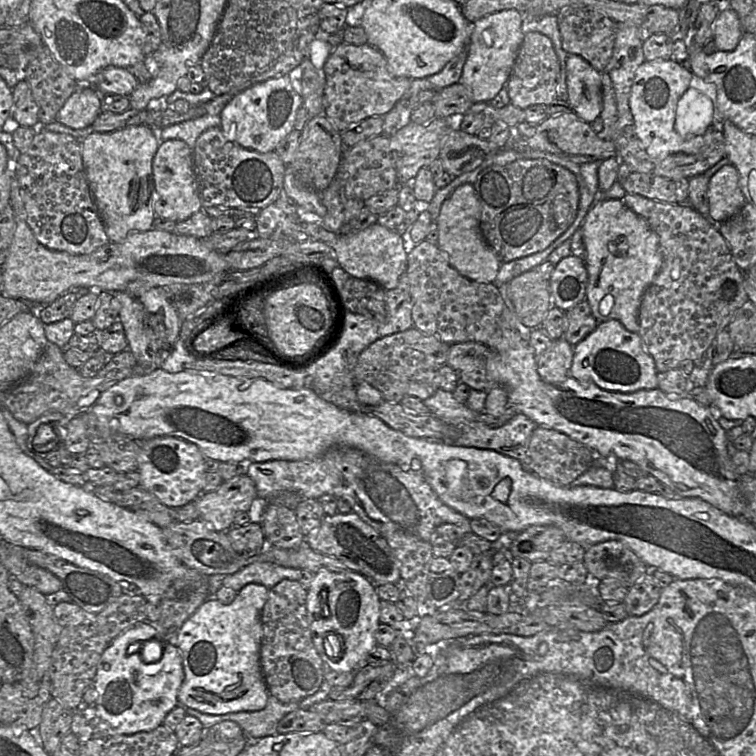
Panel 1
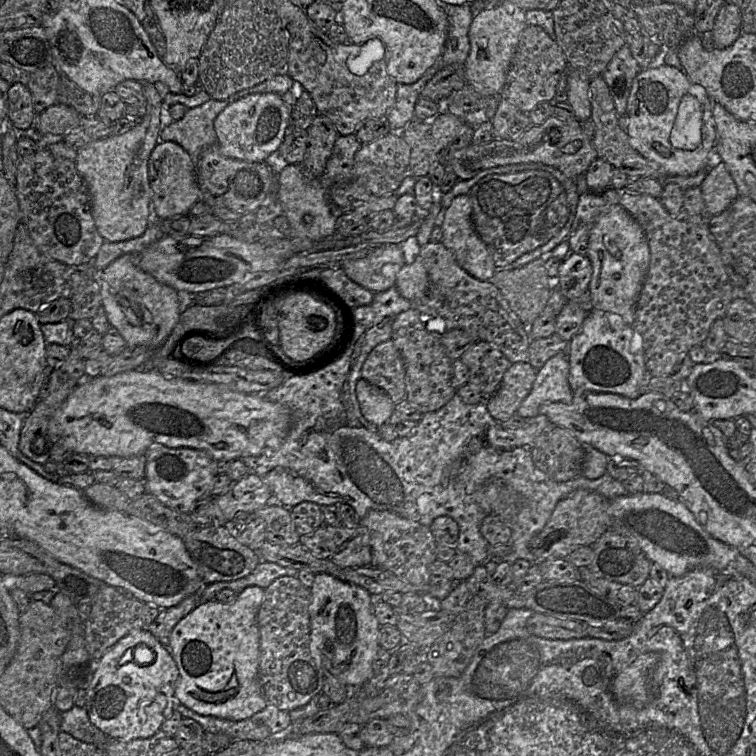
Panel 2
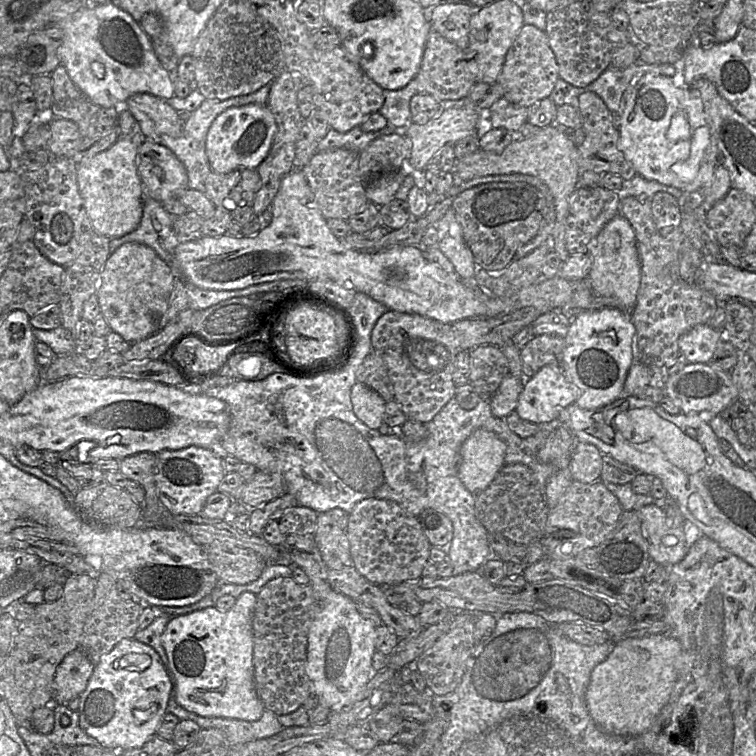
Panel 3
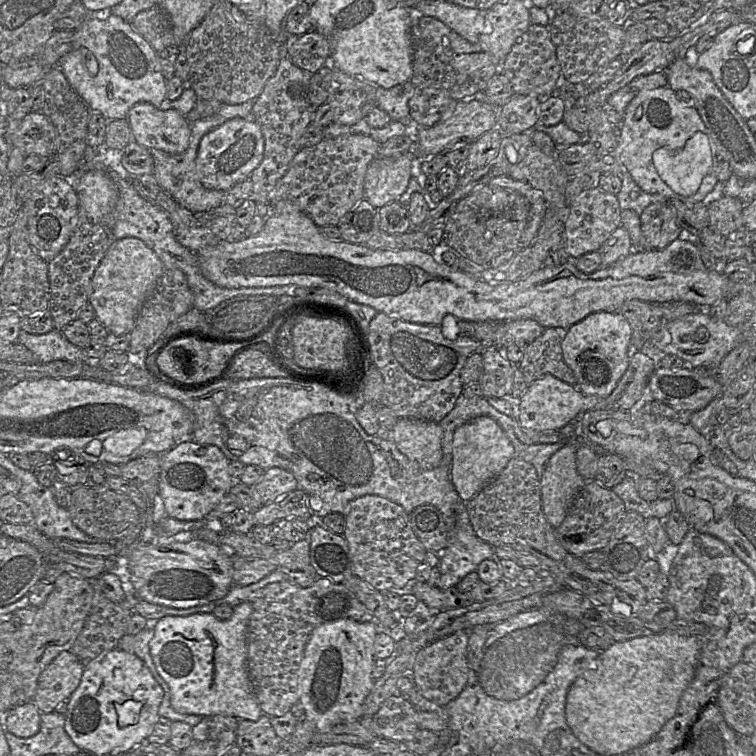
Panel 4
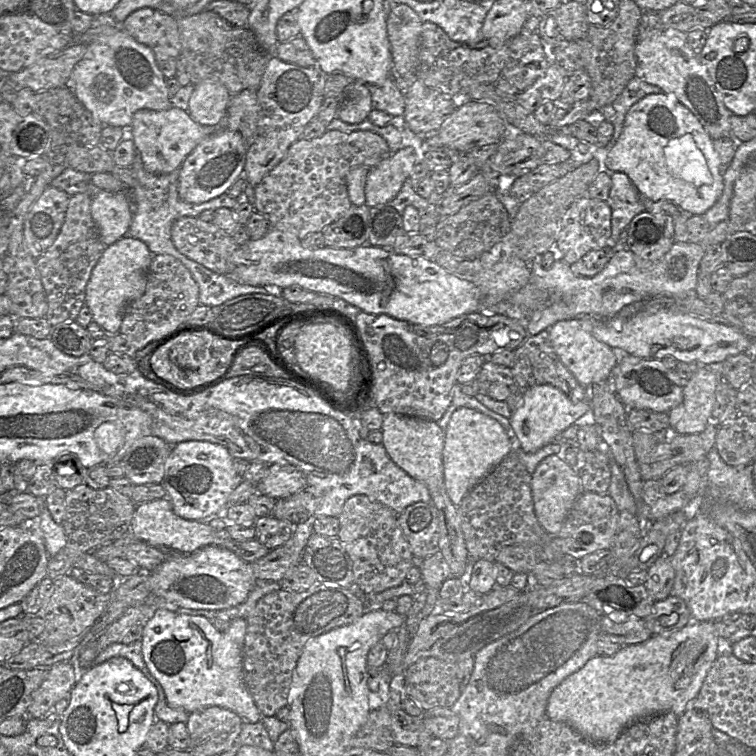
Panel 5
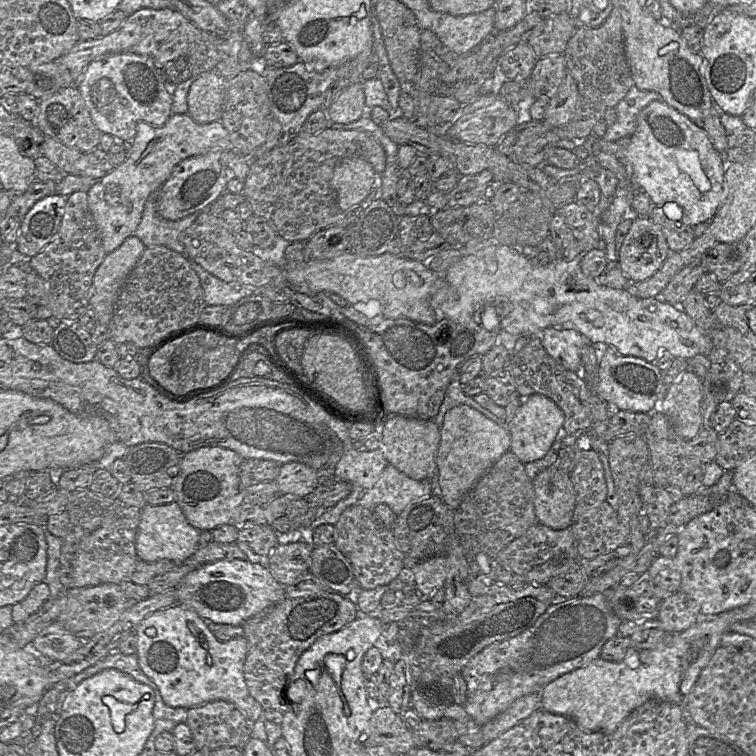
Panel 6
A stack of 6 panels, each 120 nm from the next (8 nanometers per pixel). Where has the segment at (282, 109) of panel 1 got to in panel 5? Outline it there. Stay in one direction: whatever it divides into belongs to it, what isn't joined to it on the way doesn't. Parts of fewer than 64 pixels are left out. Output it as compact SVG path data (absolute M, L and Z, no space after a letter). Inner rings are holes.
M228 129L207 136L184 159L179 168L178 195L188 203L203 203L224 193L244 171L248 145L239 133Z

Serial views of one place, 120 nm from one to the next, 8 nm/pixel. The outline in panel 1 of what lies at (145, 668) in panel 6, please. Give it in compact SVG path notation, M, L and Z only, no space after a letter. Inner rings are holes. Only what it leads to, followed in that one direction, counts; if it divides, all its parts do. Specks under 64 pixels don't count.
M249 583L230 604L209 597L183 623L177 631L177 644L183 659L184 680L178 691L178 703L199 712L222 715L262 710L268 701L269 691L261 668L263 628L261 612L268 599L269 589L263 584Z

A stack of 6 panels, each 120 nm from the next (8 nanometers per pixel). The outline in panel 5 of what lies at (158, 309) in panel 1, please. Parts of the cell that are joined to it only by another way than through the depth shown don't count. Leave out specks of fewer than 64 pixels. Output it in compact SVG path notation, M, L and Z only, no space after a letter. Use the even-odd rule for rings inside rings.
M128 235L106 246L102 252L87 283L85 303L92 312L93 321L100 325L107 335L119 333L126 307L143 294L152 256L143 241Z

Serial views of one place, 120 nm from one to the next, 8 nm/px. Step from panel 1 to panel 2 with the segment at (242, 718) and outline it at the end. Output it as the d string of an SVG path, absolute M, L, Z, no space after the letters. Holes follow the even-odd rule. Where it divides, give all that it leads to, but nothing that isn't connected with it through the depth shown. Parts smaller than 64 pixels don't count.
M180 703L176 705L175 710L184 718L197 721L205 732L223 733L232 741L265 740L279 732L288 732L292 725L288 711L280 710L269 703L260 712L240 721L199 715Z

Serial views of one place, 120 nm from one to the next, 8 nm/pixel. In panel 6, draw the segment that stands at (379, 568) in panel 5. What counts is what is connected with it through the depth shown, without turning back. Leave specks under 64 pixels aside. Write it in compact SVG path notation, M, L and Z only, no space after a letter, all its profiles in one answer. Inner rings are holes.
M360 505L348 507L335 524L335 528L335 544L353 565L358 587L374 589L391 583L399 576L406 556L398 549L392 528L380 523L371 509Z

